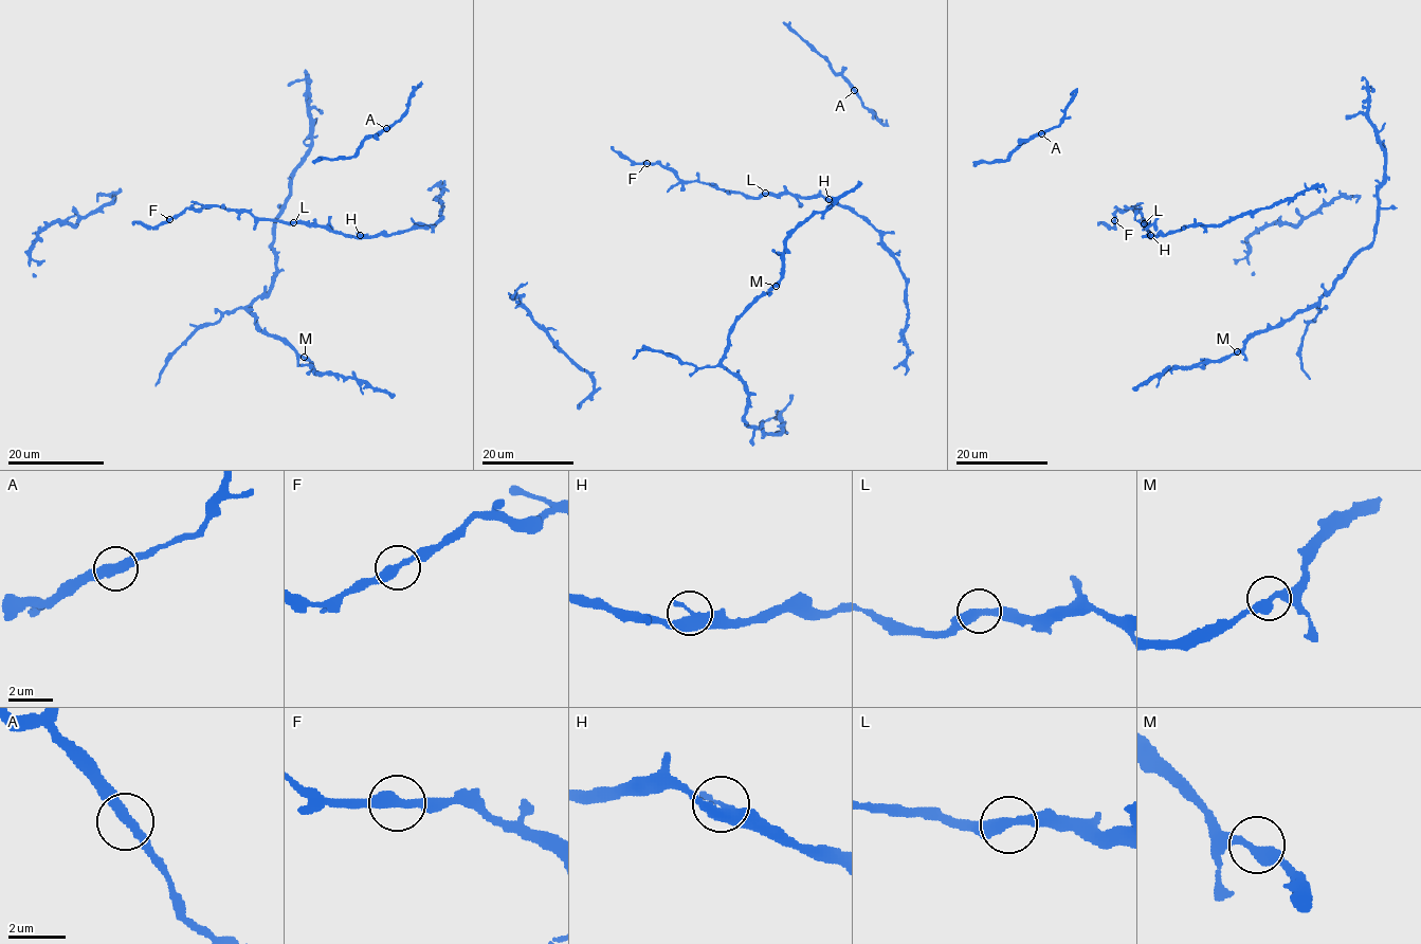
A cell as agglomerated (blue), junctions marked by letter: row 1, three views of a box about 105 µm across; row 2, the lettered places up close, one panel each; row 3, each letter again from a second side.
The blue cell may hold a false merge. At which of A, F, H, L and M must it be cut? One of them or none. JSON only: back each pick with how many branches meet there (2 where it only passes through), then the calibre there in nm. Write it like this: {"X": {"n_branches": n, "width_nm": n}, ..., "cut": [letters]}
{"cut": []}

